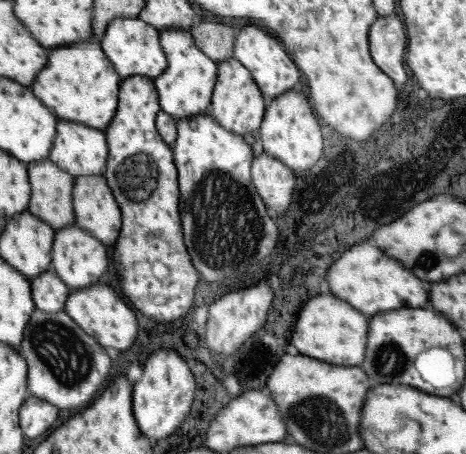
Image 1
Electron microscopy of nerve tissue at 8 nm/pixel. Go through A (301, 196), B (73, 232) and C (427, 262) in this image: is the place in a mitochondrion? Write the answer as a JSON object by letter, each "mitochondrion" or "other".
{"A":"other","B":"other","C":"mitochondrion"}

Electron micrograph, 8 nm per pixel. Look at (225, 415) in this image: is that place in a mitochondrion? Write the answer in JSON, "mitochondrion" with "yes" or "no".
{"mitochondrion":"no"}

